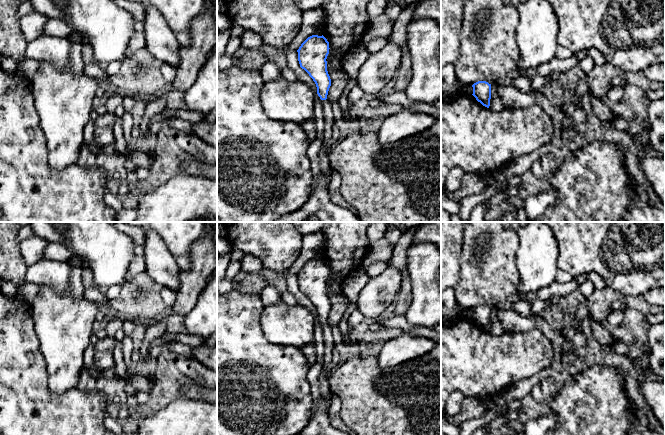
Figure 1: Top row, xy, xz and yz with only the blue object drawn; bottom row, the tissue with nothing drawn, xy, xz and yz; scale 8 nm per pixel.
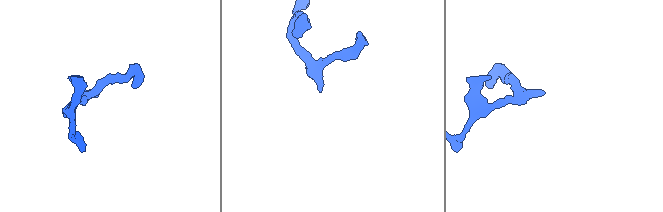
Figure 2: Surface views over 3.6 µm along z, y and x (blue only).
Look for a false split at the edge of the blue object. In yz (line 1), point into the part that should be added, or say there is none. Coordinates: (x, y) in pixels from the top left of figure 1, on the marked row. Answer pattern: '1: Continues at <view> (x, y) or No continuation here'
1: No continuation here

